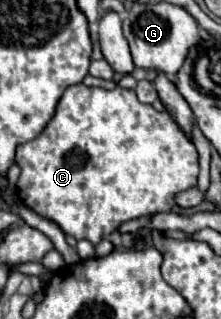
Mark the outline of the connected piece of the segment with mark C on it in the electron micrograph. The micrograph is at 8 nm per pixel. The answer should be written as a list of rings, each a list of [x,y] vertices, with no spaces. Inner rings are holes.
[[[84,84],[66,88],[42,134],[18,146],[16,164],[22,170],[16,182],[20,200],[42,218],[56,222],[64,234],[92,244],[116,232],[122,222],[172,210],[174,196],[196,186],[198,178],[198,152],[194,142],[180,130],[172,116],[166,110],[158,112],[150,104],[138,102],[134,90],[120,86],[114,90],[88,88]]]

